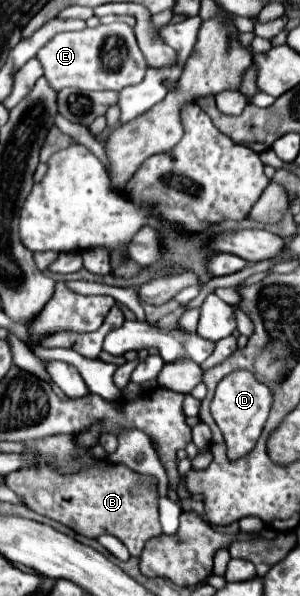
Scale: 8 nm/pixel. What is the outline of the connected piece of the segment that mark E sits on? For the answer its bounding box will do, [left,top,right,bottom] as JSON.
[38,22,146,90]

